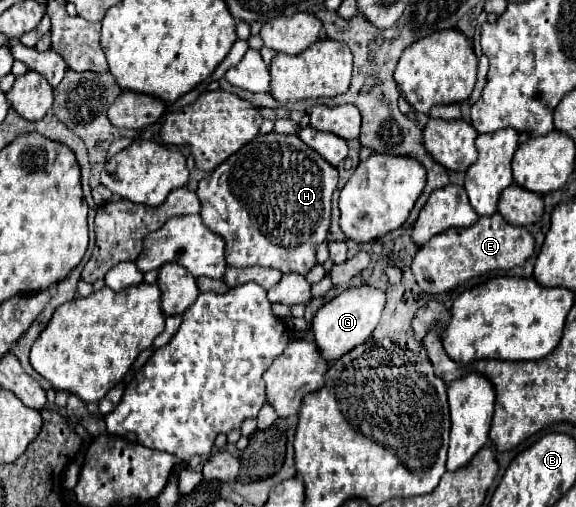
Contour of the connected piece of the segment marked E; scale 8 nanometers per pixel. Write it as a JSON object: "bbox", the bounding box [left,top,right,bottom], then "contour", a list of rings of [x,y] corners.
{"bbox":[411,212,535,294],"contour":[[[495,212],[491,216],[479,216],[479,220],[467,228],[449,228],[433,236],[425,246],[419,248],[411,268],[423,292],[441,294],[491,270],[521,266],[529,256],[533,256],[533,248],[535,240],[527,228],[511,226],[499,212]]]}

